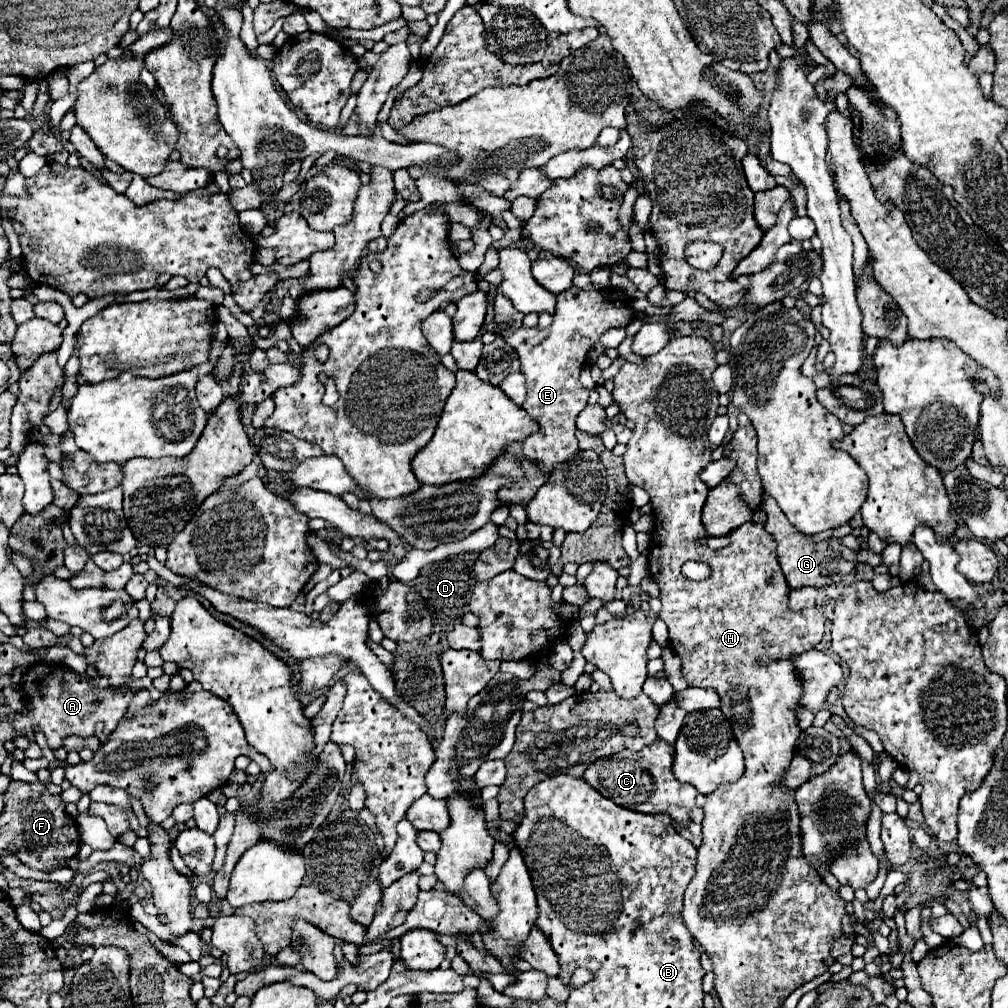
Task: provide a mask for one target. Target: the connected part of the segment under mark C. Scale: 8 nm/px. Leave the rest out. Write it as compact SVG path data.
M657 738L653 744L645 746L643 750L637 750L637 752L625 750L625 752L617 752L609 758L601 758L601 760L593 762L585 770L583 778L597 792L601 792L601 796L613 800L615 804L619 804L627 810L635 810L635 812L643 812L643 814L667 812L683 828L687 828L689 810L695 806L697 790L689 784L677 782L671 772L671 766L673 766L673 746L665 744L665 740Z

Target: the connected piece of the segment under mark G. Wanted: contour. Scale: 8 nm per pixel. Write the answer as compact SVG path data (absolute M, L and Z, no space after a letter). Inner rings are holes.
M763 496L763 504L761 510L767 512L767 522L765 522L765 530L769 532L769 536L773 536L773 540L777 542L777 556L779 556L779 564L781 570L785 574L785 580L789 584L789 588L803 588L803 586L829 586L839 582L845 574L853 572L853 568L857 566L855 562L855 554L853 550L845 548L837 538L829 538L825 542L811 542L809 536L801 534L795 530L795 526L787 520L787 516L781 512L781 508L777 506L777 502L771 496Z

